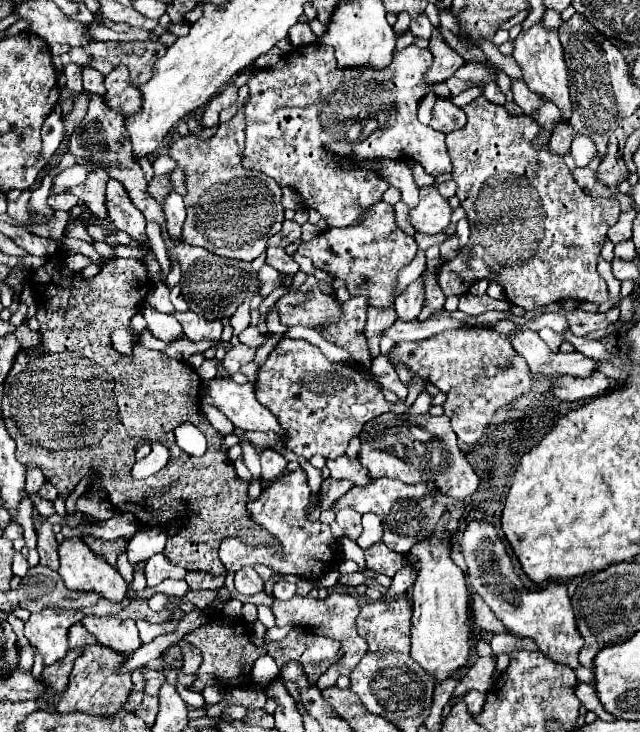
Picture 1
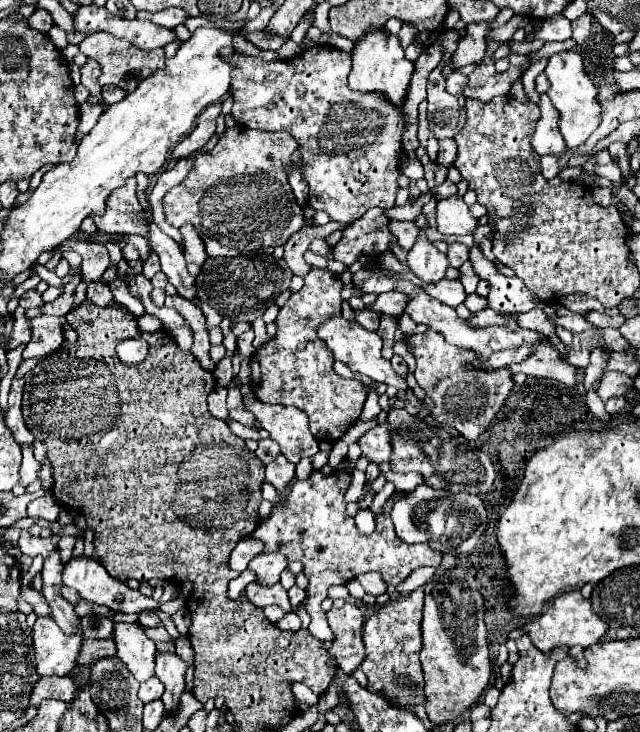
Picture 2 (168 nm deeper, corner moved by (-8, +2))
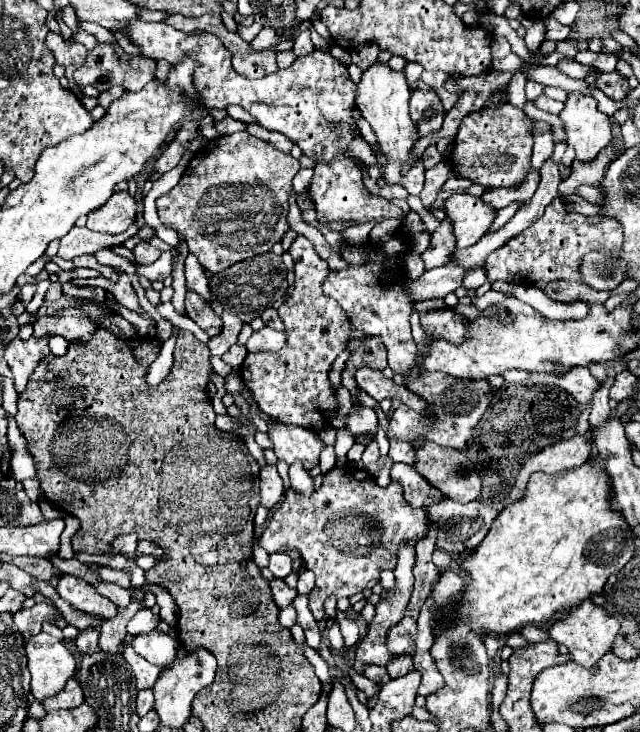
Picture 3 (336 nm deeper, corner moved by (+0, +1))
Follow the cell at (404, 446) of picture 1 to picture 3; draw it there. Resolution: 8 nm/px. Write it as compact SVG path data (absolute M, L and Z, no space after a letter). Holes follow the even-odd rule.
M412 442L416 462L412 468L422 474L434 488L438 488L446 498L458 500L458 502L472 502L480 496L480 470L474 466L474 462L468 458L468 452L460 450L442 450L442 446L434 442Z

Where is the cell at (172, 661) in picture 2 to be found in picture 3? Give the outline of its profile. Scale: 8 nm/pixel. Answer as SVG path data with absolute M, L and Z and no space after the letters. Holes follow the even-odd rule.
M152 630L150 634L136 636L132 646L134 646L136 654L146 658L150 664L162 666L166 670L166 666L170 666L170 662L174 662L174 658L176 658L178 642L174 638L170 638L168 634Z

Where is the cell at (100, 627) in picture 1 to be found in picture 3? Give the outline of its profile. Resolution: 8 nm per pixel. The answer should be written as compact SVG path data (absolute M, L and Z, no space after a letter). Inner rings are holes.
M122 642L120 644L120 652L122 656L126 658L126 662L130 664L132 668L132 674L136 678L136 688L142 690L142 688L152 688L154 682L158 680L158 674L160 674L160 668L158 666L152 666L148 660L144 660L142 656L138 656L134 652L134 648L130 646L130 642Z

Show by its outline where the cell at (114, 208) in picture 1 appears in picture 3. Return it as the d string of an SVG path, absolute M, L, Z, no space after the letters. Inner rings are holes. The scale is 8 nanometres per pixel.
M186 290L186 314L208 334L208 336L216 336L222 330L222 320L216 318L214 310L210 308L210 304L206 304L202 298L198 298L198 294L194 294L194 290Z

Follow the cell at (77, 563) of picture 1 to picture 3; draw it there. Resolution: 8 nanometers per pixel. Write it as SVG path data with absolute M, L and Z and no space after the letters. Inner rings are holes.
M64 574L60 578L56 592L80 612L98 614L98 616L104 616L104 618L116 616L116 604L112 600L98 594L98 590L94 586L90 586L86 580L76 578L72 574Z

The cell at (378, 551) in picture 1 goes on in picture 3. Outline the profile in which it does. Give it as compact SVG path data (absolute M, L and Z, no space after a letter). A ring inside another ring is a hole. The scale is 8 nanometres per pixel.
M342 466L326 472L322 486L310 496L288 490L280 508L266 522L258 544L268 554L282 552L286 546L300 552L304 568L316 574L316 586L308 598L314 620L320 622L326 616L322 604L328 594L350 598L364 588L374 588L380 582L382 570L394 570L398 546L402 542L416 546L426 534L424 510L412 508L404 500L400 484L390 482L386 488L380 488L368 472L356 466Z

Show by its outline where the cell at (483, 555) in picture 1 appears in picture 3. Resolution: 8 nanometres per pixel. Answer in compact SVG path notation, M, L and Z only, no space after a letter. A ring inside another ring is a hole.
M586 600L586 602L580 602L578 606L574 606L574 610L566 612L566 616L560 618L558 622L554 622L554 626L550 626L546 632L550 634L550 638L554 642L564 644L570 650L570 658L574 662L580 662L582 666L588 668L588 666L594 666L600 656L604 656L606 652L612 650L612 642L614 642L618 628L620 628L620 622L616 618L608 616L604 612L604 608Z

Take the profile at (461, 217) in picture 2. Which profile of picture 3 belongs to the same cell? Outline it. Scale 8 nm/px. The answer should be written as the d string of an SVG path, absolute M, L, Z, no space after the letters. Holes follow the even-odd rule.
M452 194L444 206L446 220L452 226L456 248L476 244L494 220L494 208L486 206L480 198L470 194Z

